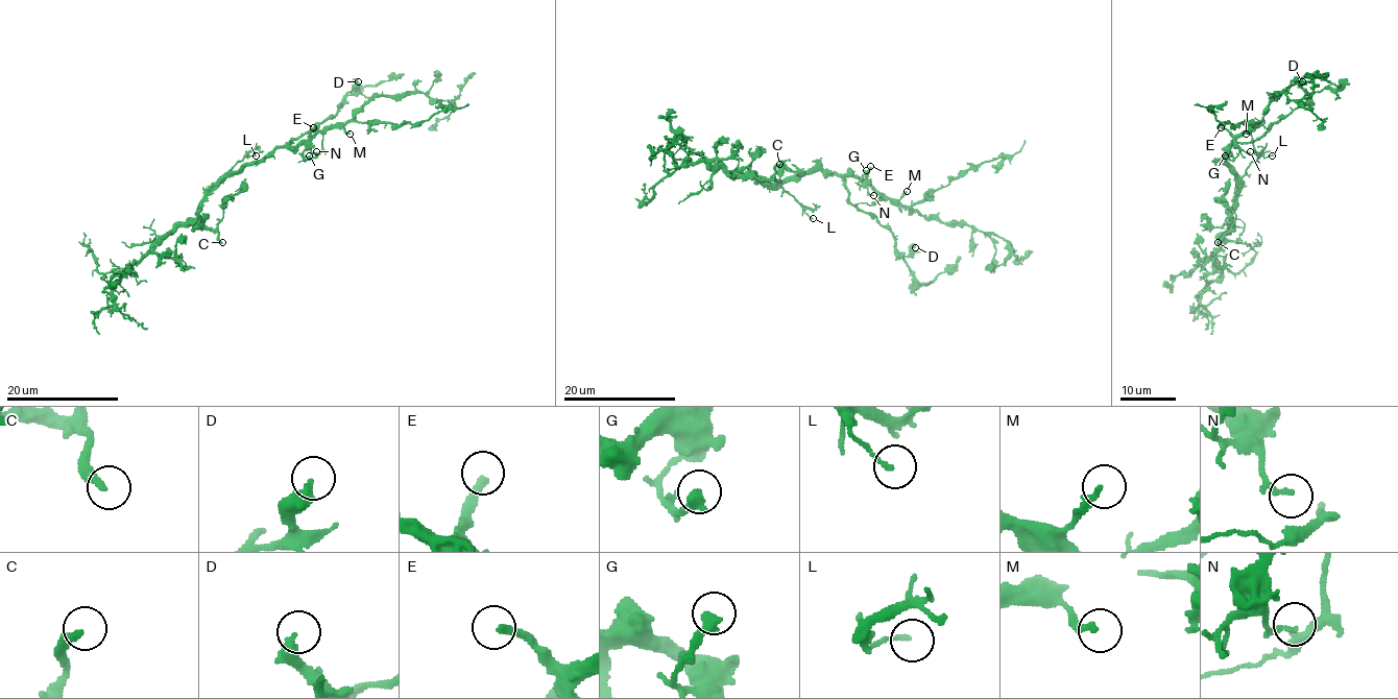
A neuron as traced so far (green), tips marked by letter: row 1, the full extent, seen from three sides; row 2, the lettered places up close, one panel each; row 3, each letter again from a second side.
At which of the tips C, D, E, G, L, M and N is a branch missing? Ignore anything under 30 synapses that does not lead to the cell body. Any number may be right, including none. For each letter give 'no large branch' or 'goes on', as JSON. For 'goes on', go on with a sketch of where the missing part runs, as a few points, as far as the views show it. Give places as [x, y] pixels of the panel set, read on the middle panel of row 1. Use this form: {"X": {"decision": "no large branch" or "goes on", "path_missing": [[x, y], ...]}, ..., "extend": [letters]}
{"C": {"decision": "no large branch"}, "D": {"decision": "no large branch"}, "E": {"decision": "goes on"}, "G": {"decision": "no large branch"}, "L": {"decision": "no large branch"}, "M": {"decision": "no large branch"}, "N": {"decision": "no large branch"}, "extend": ["E"]}

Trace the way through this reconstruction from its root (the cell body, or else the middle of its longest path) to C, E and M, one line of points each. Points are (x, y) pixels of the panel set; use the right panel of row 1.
C: (1225, 158), (1238, 192), (1231, 212), (1233, 229), (1218, 242)
E: (1225, 158), (1233, 138), (1221, 127)
M: (1225, 158), (1229, 147), (1245, 131), (1254, 127), (1246, 134)

